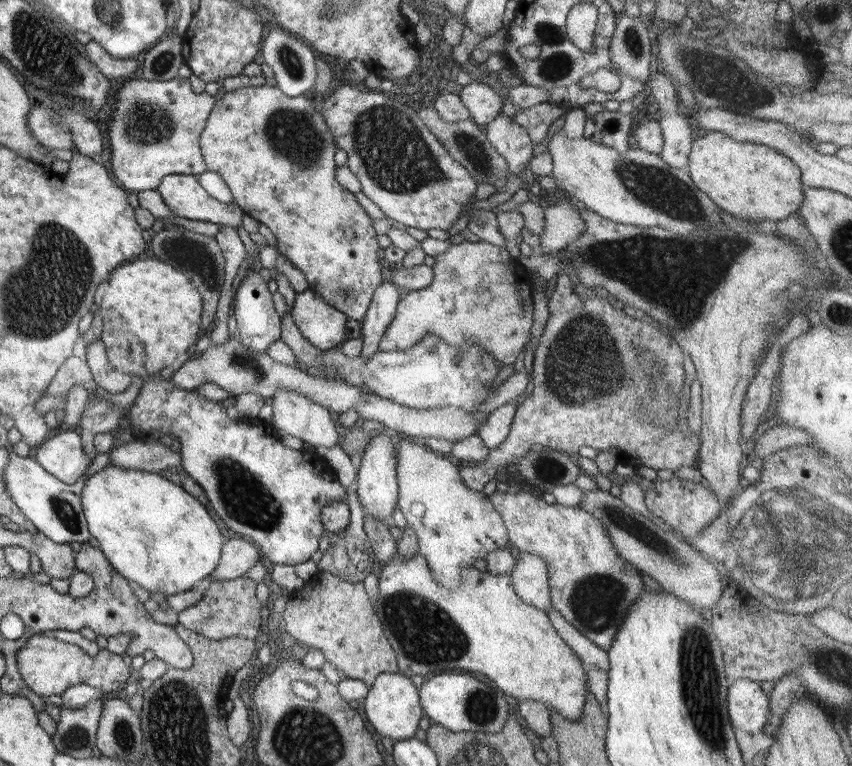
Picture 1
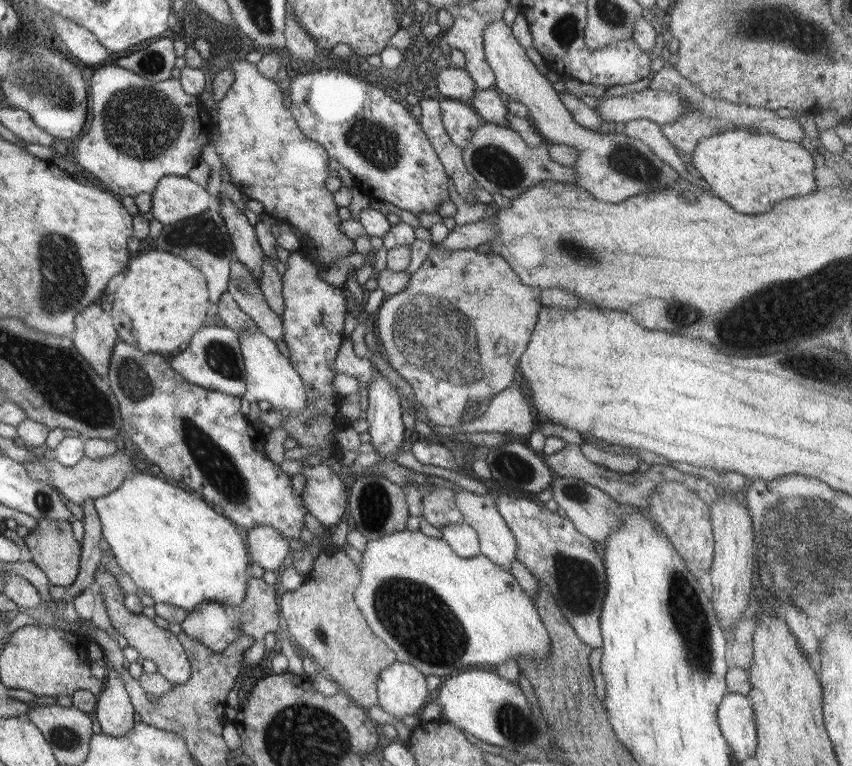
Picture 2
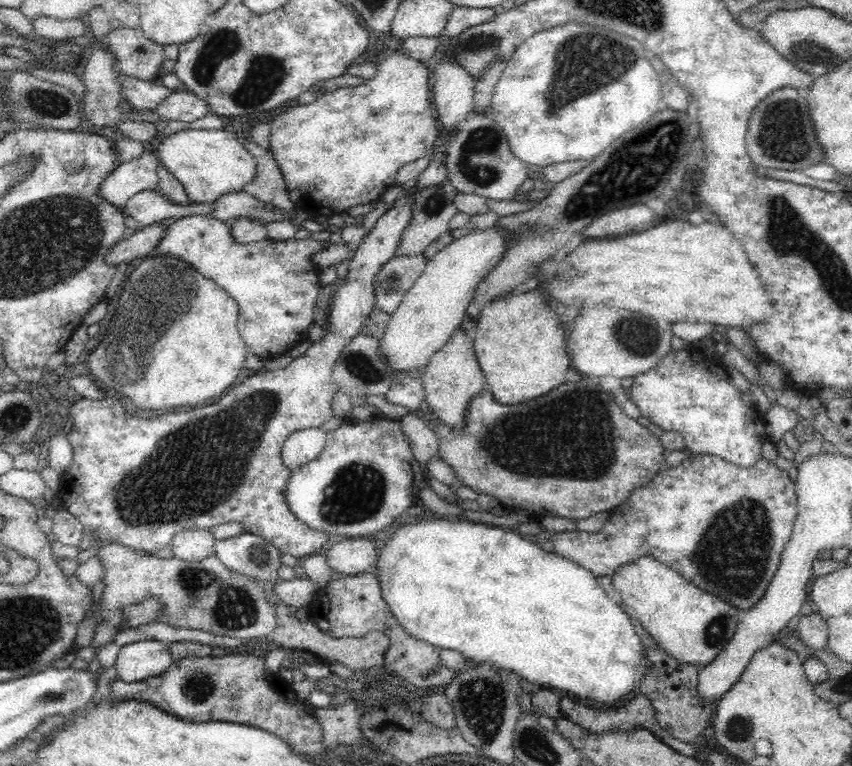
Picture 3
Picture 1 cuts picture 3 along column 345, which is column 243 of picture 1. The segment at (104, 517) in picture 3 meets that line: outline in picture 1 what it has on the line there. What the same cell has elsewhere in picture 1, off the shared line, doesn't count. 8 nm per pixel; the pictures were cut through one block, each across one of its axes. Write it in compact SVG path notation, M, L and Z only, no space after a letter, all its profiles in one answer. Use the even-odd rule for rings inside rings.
M250 266L235 289L235 293L233 315L241 346L247 348L249 352L265 352L269 344L279 339L279 332L281 332L280 316L277 314L272 296L267 290L267 281L263 280L260 273L255 272Z

